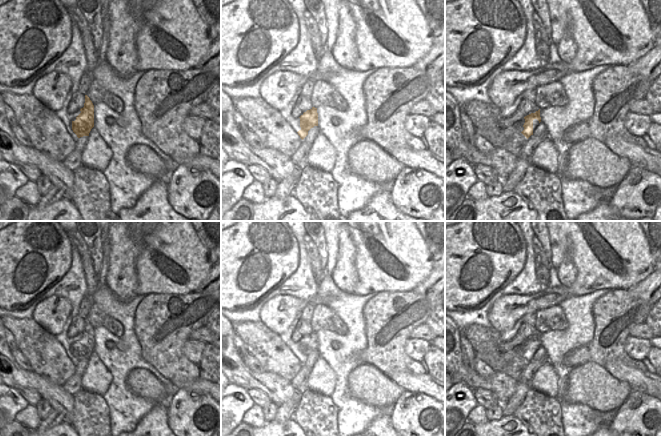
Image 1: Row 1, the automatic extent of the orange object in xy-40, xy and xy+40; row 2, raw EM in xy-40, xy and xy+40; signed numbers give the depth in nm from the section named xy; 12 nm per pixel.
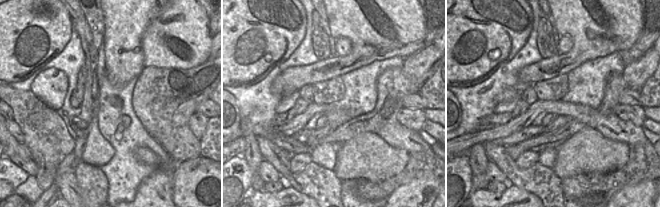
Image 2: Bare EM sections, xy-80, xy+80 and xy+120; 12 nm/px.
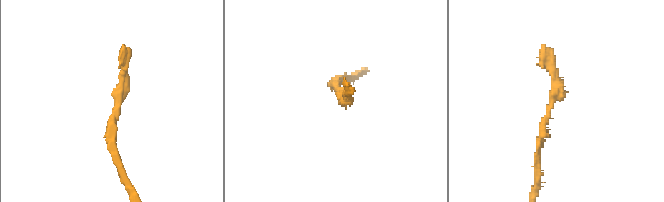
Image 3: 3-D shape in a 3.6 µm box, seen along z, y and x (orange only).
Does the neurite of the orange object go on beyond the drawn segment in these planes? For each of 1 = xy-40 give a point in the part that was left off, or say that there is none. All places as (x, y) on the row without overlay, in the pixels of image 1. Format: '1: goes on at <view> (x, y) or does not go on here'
1: does not go on here

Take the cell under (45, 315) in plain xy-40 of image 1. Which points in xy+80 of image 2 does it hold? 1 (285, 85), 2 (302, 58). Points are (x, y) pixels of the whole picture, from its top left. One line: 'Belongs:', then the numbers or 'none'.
Belongs: 1

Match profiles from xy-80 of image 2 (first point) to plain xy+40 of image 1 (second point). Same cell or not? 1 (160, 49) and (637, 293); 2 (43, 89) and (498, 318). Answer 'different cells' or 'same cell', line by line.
1: different cells
2: same cell

